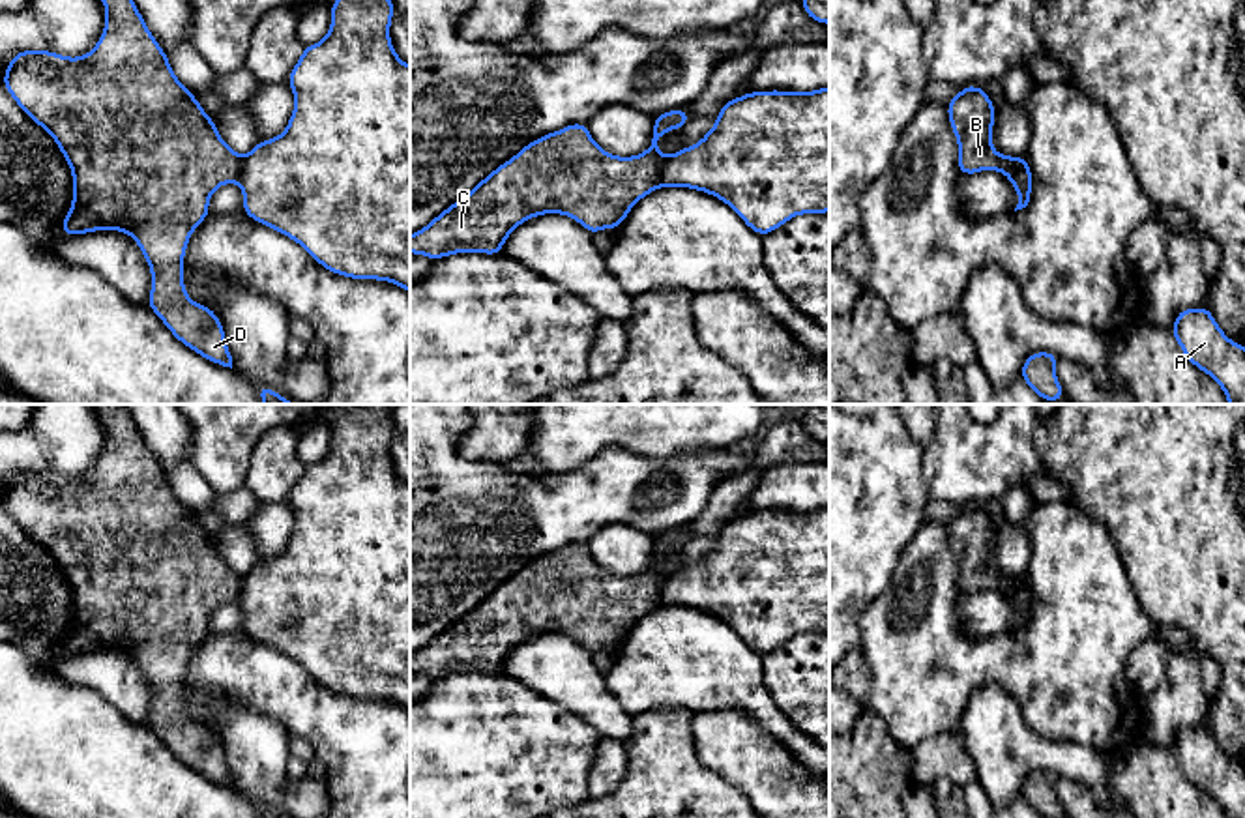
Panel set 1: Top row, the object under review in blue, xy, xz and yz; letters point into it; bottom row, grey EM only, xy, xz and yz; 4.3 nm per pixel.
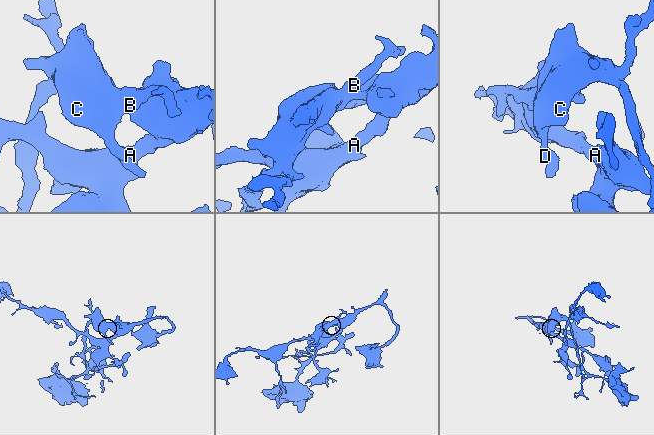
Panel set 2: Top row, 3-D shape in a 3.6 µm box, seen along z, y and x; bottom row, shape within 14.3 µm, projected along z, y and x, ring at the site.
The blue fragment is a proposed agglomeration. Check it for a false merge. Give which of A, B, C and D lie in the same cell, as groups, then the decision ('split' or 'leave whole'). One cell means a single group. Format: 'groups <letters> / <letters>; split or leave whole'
groups A / B C D; split

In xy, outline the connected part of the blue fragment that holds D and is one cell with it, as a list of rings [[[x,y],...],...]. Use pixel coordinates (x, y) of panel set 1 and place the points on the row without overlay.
[[[97,404],[107,429],[95,466],[79,477],[21,470],[4,490],[4,507],[58,563],[73,593],[73,621],[60,650],[67,655],[120,650],[140,666],[150,691],[148,726],[170,752],[212,782],[230,786],[225,749],[183,706],[183,676],[193,650],[210,635],[212,612],[234,603],[240,577],[217,552],[197,517],[176,498],[124,404]]]

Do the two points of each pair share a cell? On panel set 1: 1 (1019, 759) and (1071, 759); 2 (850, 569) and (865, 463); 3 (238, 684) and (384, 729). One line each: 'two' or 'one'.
1: one
2: one
3: one

